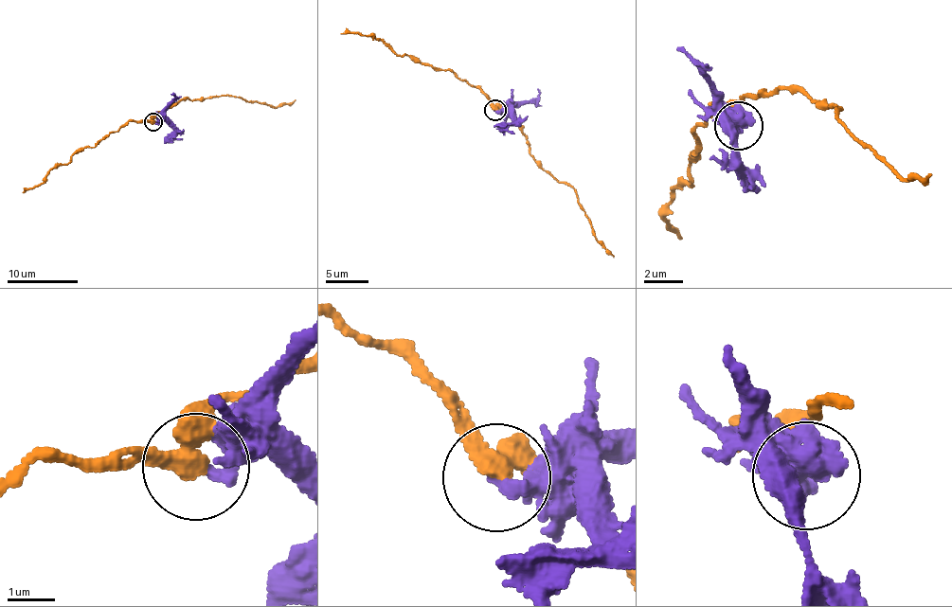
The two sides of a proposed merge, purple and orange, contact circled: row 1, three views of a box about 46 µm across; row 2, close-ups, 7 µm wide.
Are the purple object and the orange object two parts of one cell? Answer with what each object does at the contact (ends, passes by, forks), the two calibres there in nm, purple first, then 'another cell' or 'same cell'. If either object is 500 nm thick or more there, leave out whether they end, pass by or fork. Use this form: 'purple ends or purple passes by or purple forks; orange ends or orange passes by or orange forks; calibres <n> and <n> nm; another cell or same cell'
purple ends; orange passes by; calibres 280 and 340 nm; another cell

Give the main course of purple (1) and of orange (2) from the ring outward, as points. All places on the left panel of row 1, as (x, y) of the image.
1: (153, 122), (158, 121), (158, 116), (171, 100), (171, 94)
2: (153, 122), (153, 116), (188, 98), (236, 97), (246, 102), (262, 102), (275, 107), (295, 100)

